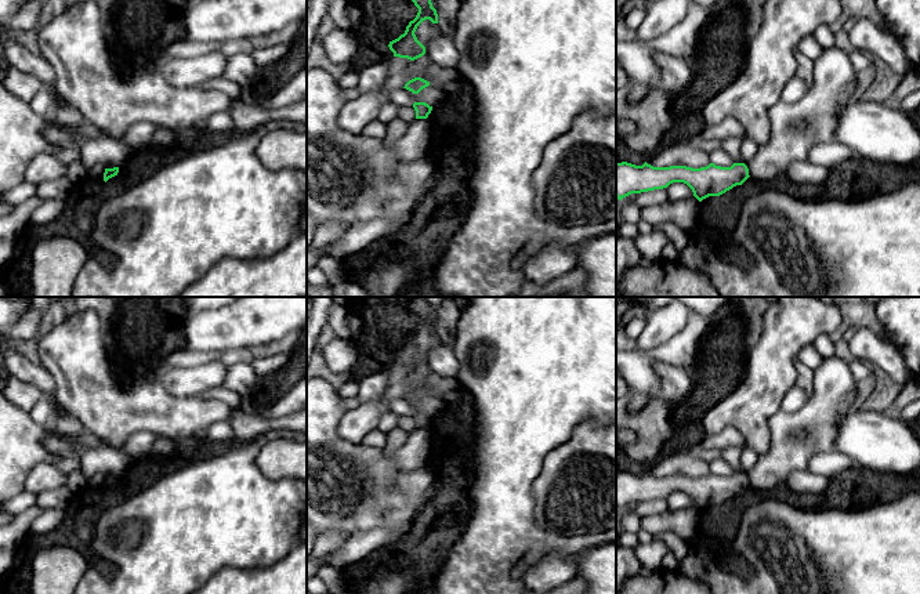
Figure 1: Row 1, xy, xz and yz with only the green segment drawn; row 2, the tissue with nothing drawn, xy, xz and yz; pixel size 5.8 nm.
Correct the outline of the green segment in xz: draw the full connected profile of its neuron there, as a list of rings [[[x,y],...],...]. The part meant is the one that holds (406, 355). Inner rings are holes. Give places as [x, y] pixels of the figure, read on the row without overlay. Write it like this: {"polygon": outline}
{"polygon": [[[413,297],[410,308],[419,318],[419,322],[416,327],[409,332],[405,343],[390,351],[388,356],[394,362],[394,366],[414,370],[425,363],[425,356],[417,349],[414,341],[425,329],[430,329],[432,333],[438,333],[438,323],[424,297]]]}

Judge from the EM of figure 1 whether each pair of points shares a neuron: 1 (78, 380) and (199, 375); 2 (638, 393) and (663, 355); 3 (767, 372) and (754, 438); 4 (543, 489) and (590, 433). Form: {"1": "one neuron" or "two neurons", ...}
{"1": "two neurons", "2": "one neuron", "3": "one neuron", "4": "one neuron"}

